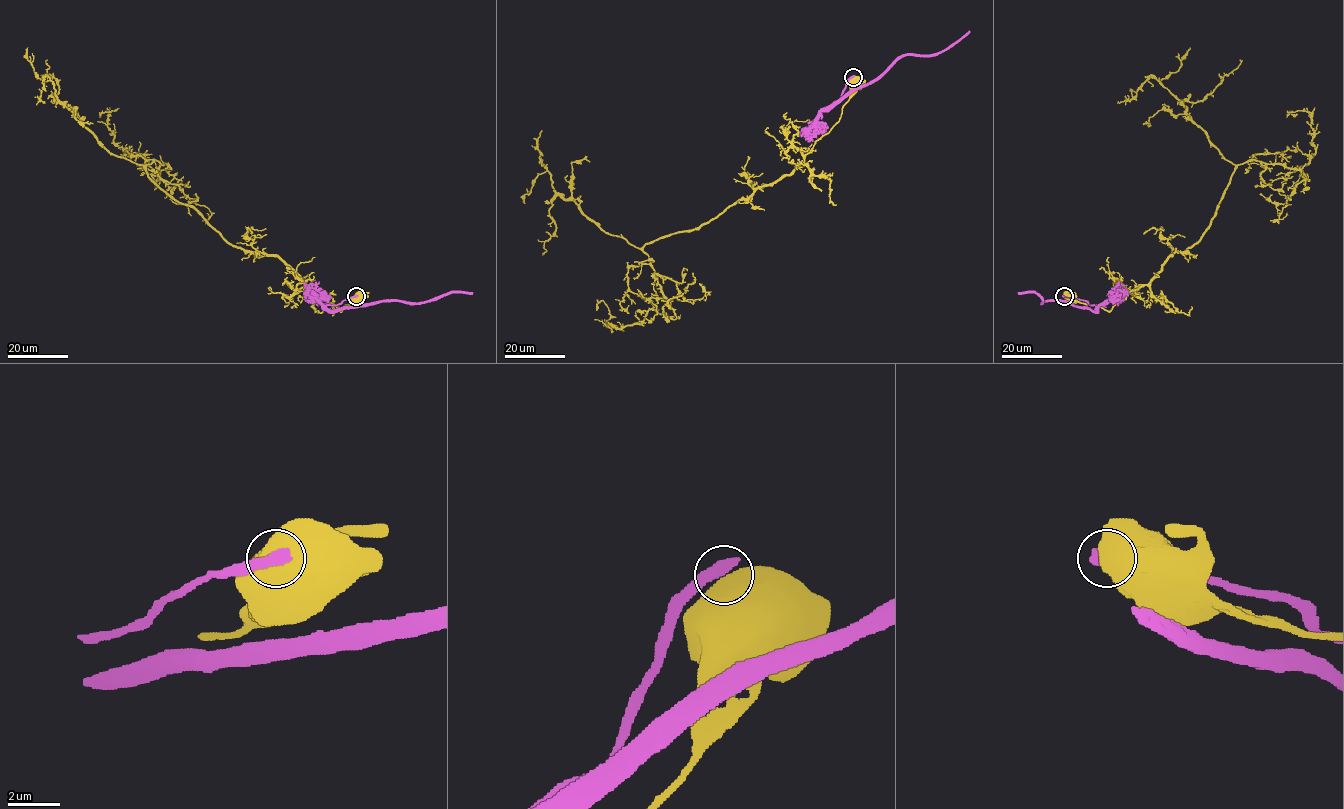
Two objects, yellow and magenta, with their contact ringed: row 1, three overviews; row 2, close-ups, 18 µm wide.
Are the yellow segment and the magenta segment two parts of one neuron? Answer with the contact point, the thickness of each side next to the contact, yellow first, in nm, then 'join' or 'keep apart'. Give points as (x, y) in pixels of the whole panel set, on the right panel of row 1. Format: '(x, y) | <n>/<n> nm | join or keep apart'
(1064, 296) | 1100/550 nm | keep apart

